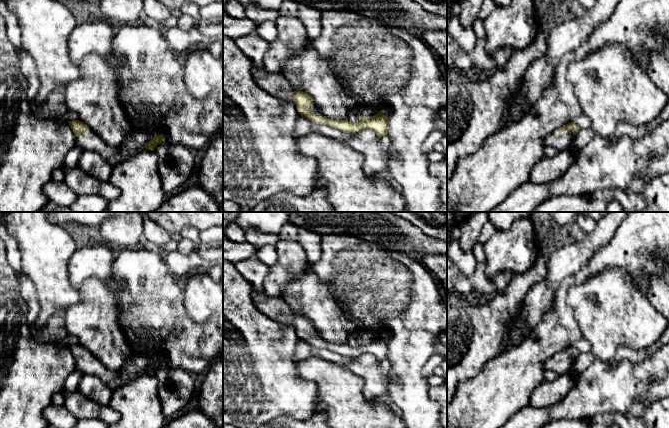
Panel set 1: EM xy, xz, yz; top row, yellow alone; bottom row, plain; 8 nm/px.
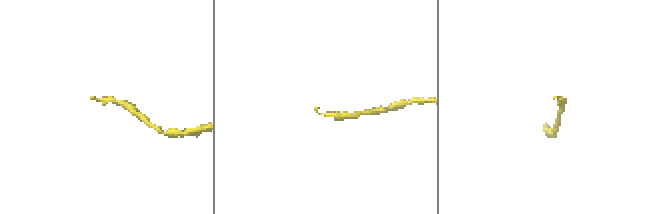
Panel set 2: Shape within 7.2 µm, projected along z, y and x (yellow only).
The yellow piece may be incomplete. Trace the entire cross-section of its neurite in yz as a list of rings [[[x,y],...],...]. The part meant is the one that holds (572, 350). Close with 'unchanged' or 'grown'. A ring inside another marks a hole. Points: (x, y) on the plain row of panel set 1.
[[[574,346],[568,347],[543,363],[544,370],[551,370],[558,375],[567,374],[574,360],[580,355]]] | grown

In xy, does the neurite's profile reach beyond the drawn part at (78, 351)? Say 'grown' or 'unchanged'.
grown

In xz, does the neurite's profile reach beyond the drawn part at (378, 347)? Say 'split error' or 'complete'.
split error

